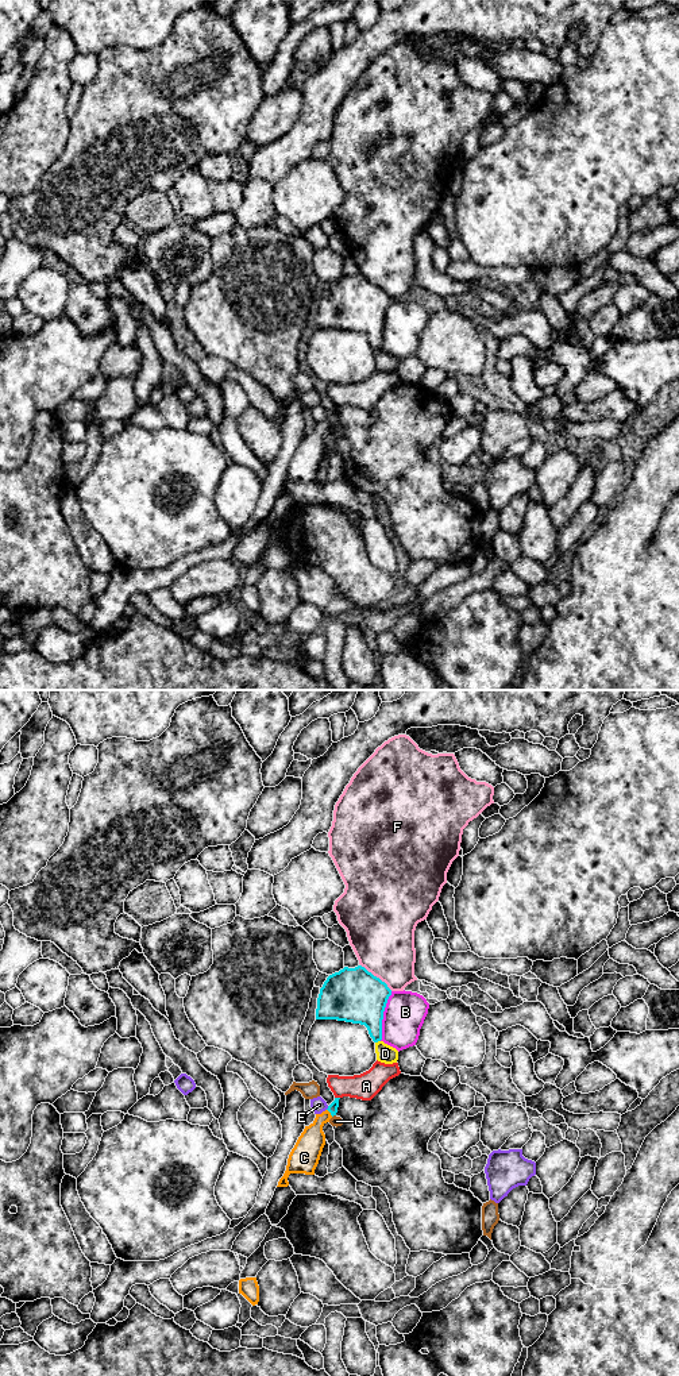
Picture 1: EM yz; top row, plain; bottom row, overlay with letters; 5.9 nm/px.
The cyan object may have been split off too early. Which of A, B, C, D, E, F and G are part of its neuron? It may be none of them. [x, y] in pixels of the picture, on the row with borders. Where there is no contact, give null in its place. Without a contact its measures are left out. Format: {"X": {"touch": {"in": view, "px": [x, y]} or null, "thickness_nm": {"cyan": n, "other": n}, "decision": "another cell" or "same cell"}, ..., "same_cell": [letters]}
{"A": {"touch": {"in": "yz", "px": [338, 1098]}, "thickness_nm": {"cyan": 60, "other": 160}, "decision": "another cell"}, "B": {"touch": {"in": "yz", "px": [382, 1016]}, "thickness_nm": {"cyan": 320, "other": 240}, "decision": "another cell"}, "C": {"touch": {"in": "yz", "px": [330, 1112]}, "thickness_nm": {"cyan": 60, "other": 160}, "decision": "same cell"}, "D": {"touch": {"in": "yz", "px": [377, 1041]}, "thickness_nm": {"cyan": 260, "other": 110}, "decision": "another cell"}, "E": {"touch": {"in": "yz", "px": [328, 1107]}, "thickness_nm": {"cyan": 60, "other": 90}, "decision": "another cell"}, "F": {"touch": {"in": "yz", "px": [375, 976]}, "thickness_nm": {"cyan": 320, "other": 380}, "decision": "another cell"}, "G": {"touch": {"in": "yz", "px": [334, 1114]}, "thickness_nm": {"cyan": 60, "other": 60}, "decision": "another cell"}, "same_cell": ["C"]}

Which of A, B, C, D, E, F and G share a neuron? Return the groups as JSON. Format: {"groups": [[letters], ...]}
{"groups": [["A"], ["B"], ["C"], ["D"], ["E"], ["F"], ["G"]]}

